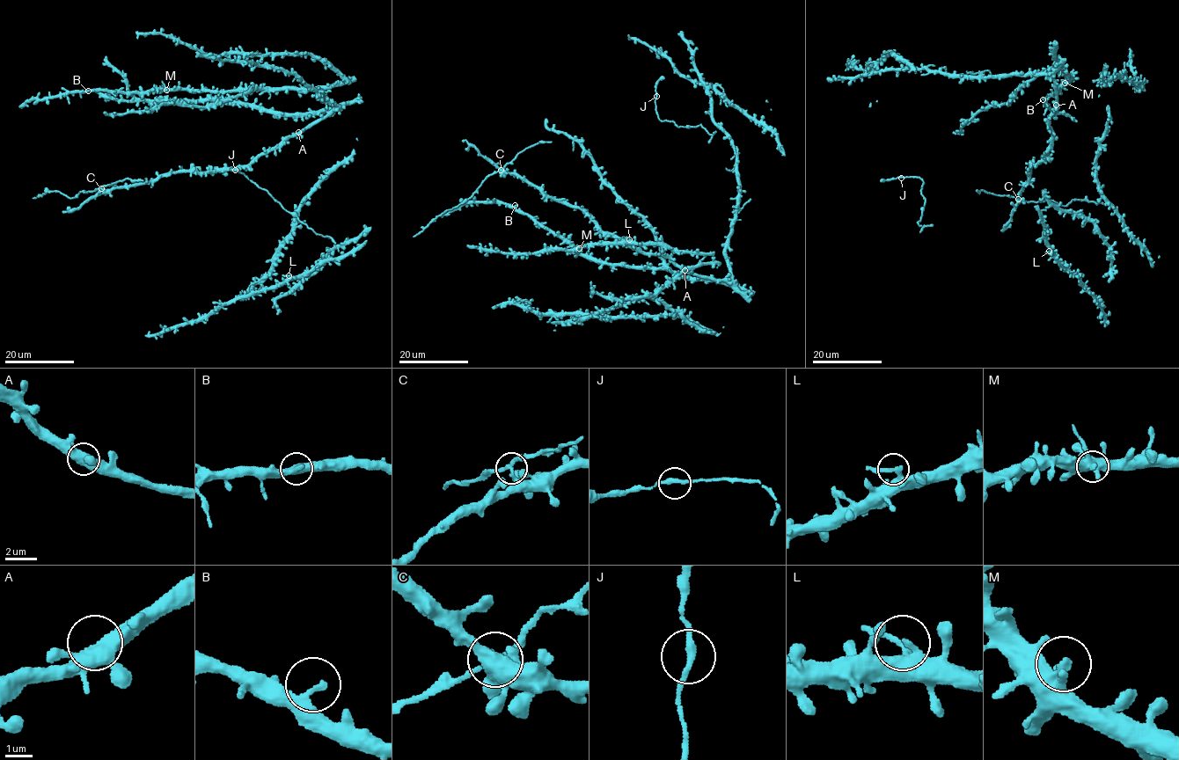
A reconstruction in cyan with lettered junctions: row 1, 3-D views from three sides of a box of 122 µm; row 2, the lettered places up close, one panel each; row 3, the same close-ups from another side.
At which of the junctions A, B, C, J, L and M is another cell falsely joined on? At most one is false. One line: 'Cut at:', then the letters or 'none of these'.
Cut at: C

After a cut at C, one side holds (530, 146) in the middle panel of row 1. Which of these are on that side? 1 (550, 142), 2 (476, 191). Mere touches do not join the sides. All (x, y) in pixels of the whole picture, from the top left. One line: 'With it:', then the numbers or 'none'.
With it: 1, 2

